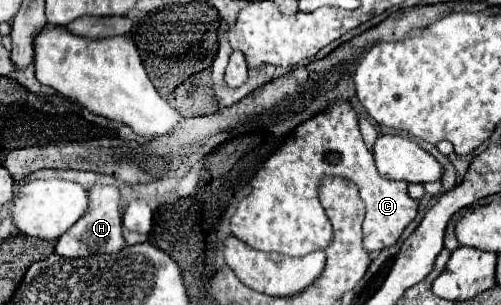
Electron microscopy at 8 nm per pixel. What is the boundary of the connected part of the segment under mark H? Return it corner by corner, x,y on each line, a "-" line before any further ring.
94,186
88,192
88,210
84,216
64,232
54,246
54,252
66,258
80,258
102,252
118,252
124,248
122,238
122,214
120,214
120,192
114,186

